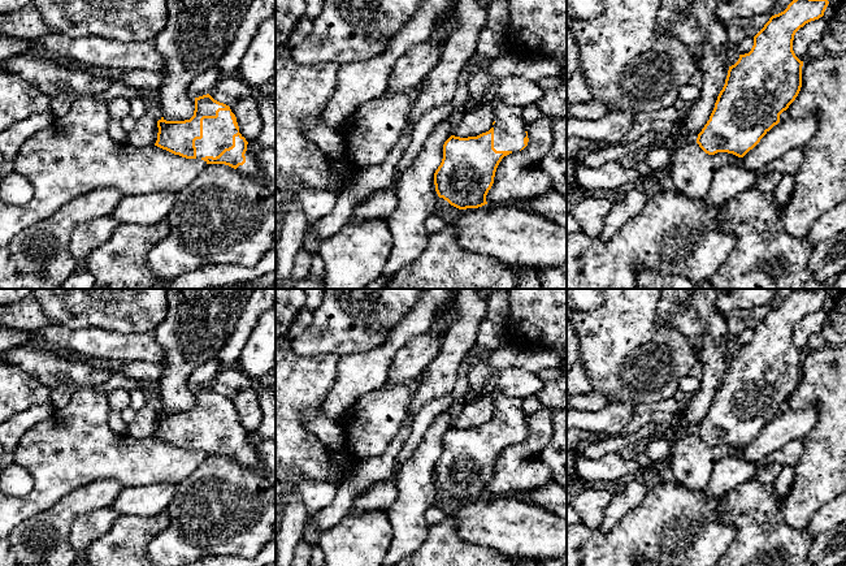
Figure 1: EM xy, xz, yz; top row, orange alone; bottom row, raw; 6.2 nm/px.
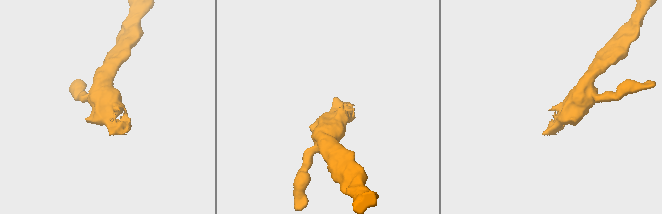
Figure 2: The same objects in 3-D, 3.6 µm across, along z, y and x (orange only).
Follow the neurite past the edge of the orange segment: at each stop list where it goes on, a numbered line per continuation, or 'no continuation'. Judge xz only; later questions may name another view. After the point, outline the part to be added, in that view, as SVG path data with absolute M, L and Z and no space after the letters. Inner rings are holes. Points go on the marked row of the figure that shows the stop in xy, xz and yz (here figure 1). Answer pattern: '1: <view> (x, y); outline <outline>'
1: xz (510, 129); outline M487 101L494 109L494 148L519 152L525 144L528 125L521 118L522 108L503 101Z

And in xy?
1: xy (217, 133); outline M220 111L217 118L204 118L203 138L195 141L196 159L218 156L233 146L233 135L237 133L230 111Z

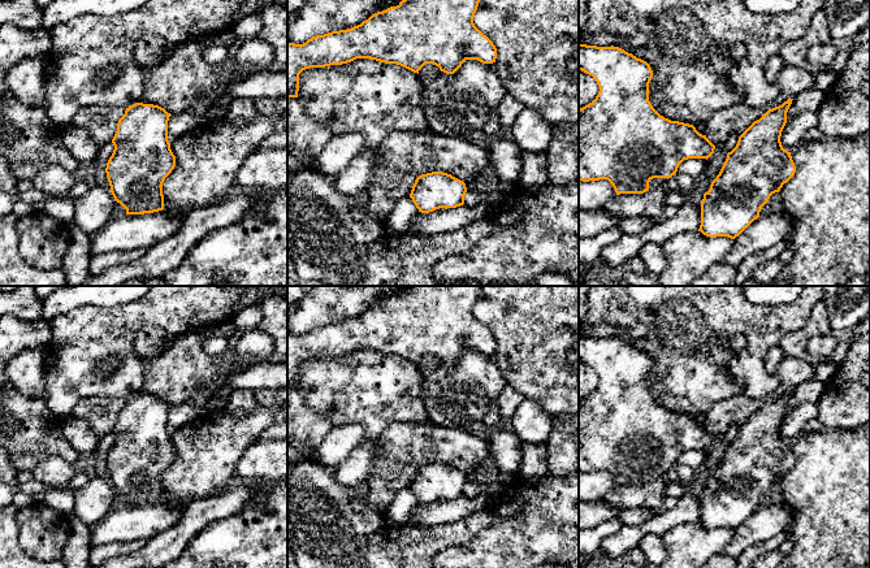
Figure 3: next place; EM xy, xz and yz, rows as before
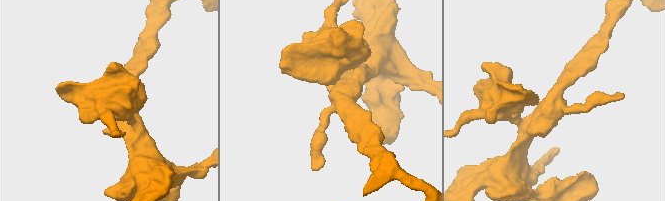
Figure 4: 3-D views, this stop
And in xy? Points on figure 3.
no continuation

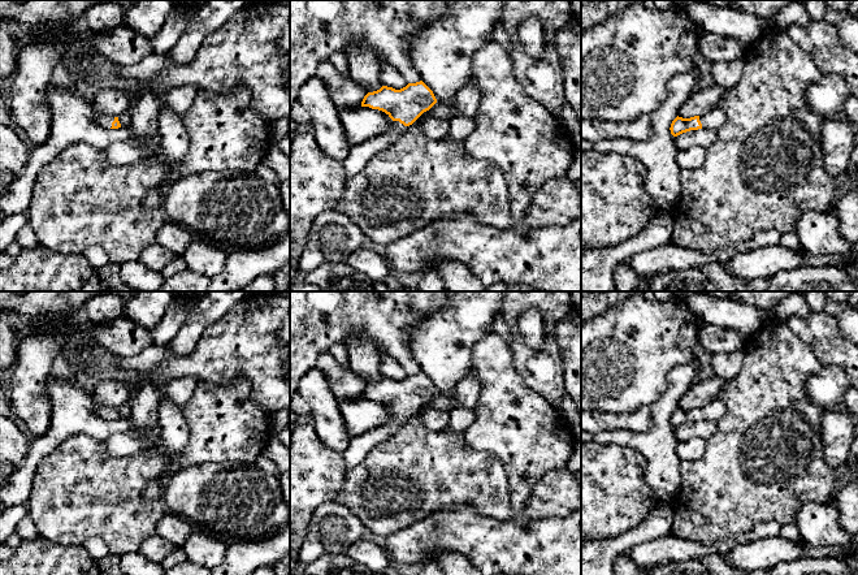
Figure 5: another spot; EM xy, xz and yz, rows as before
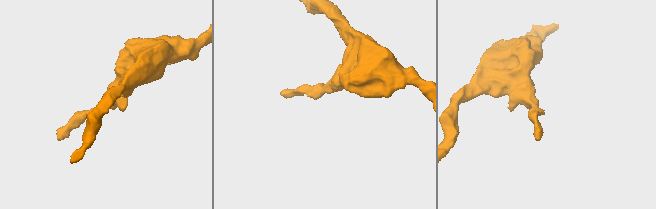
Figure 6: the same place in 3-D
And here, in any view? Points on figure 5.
1: xz (359, 155); outline M393 121L391 129L384 134L374 137L359 146L351 146L348 156L342 161L344 168L344 180L348 181L356 173L363 170L367 163L380 151L395 143L408 126L399 121Z

